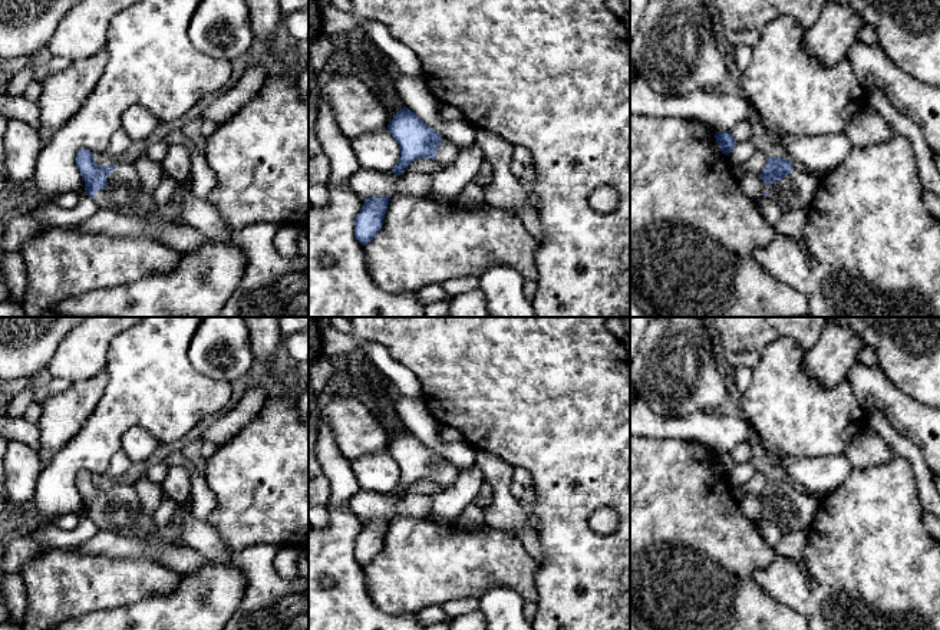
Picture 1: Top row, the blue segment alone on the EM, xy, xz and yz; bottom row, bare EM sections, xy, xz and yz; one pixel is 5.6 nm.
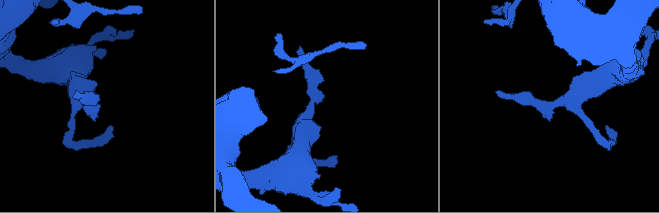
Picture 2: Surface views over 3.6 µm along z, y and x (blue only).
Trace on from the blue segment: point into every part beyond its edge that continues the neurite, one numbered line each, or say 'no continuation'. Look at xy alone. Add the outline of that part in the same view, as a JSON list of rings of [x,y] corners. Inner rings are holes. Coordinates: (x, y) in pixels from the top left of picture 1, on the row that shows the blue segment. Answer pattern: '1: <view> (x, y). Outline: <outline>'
1: xy (122, 194). Outline: [[[115,162],[115,169],[106,177],[106,188],[95,192],[95,202],[99,208],[128,217],[145,218],[151,212],[159,212],[168,222],[187,225],[181,218],[184,199],[175,195],[162,208],[158,208],[154,195],[142,192],[132,162]]]

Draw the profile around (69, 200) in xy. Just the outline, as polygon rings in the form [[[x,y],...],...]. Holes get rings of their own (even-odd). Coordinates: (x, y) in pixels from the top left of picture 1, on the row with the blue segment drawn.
[[[66,192],[60,197],[56,198],[56,205],[62,207],[62,208],[73,208],[77,205],[79,199],[80,199],[80,194],[77,192]]]

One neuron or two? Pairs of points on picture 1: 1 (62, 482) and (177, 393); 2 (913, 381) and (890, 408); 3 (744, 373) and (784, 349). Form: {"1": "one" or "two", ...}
{"1": "one", "2": "two", "3": "two"}

